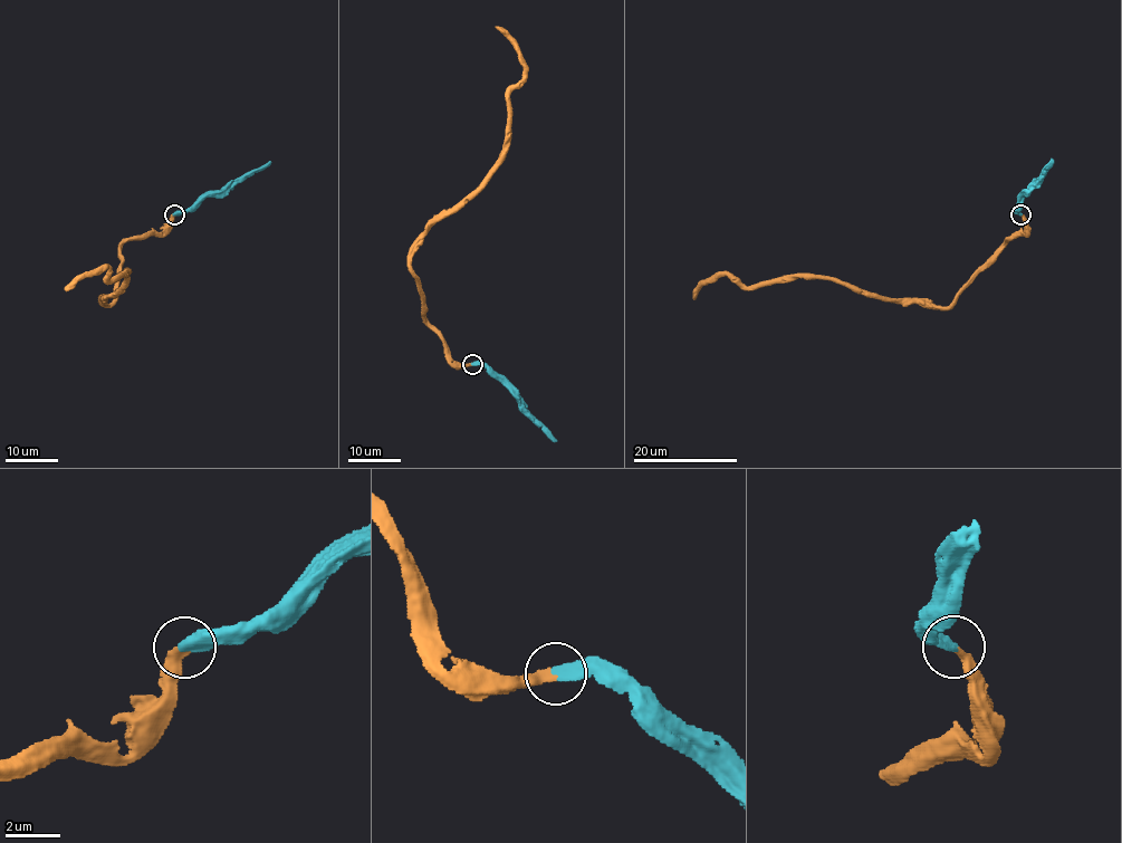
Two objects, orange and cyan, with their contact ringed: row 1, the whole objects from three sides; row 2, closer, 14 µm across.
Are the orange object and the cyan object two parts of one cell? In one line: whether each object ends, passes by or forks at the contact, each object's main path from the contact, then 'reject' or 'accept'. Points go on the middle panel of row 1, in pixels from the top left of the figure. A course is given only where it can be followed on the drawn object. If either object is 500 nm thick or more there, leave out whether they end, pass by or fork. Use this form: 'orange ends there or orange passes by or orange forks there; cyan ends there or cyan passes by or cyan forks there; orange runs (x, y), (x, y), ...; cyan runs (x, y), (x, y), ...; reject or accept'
orange ends there; cyan ends there; orange runs (472, 364), (452, 360), (421, 315), (411, 245), (502, 152), (524, 59), (496, 26); cyan runs (472, 364), (481, 365), (514, 393), (520, 410), (556, 441); accept

